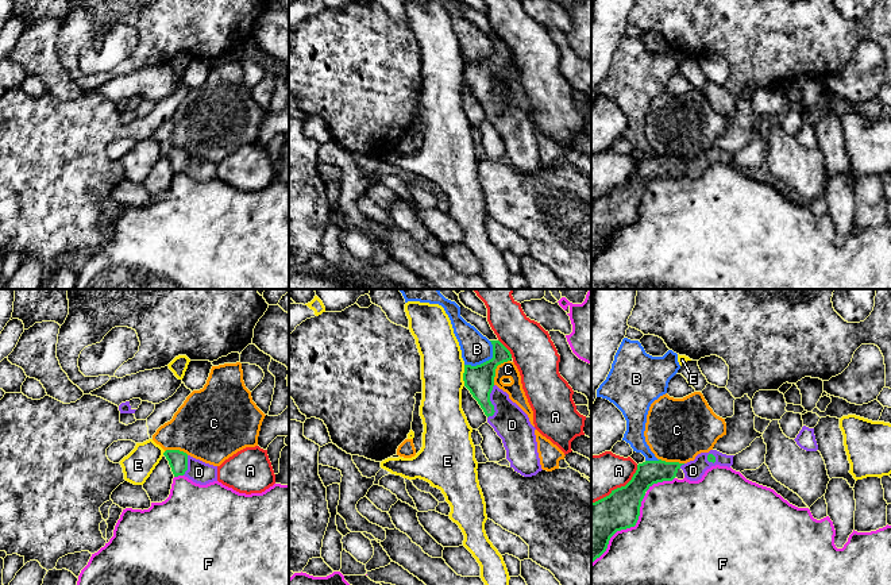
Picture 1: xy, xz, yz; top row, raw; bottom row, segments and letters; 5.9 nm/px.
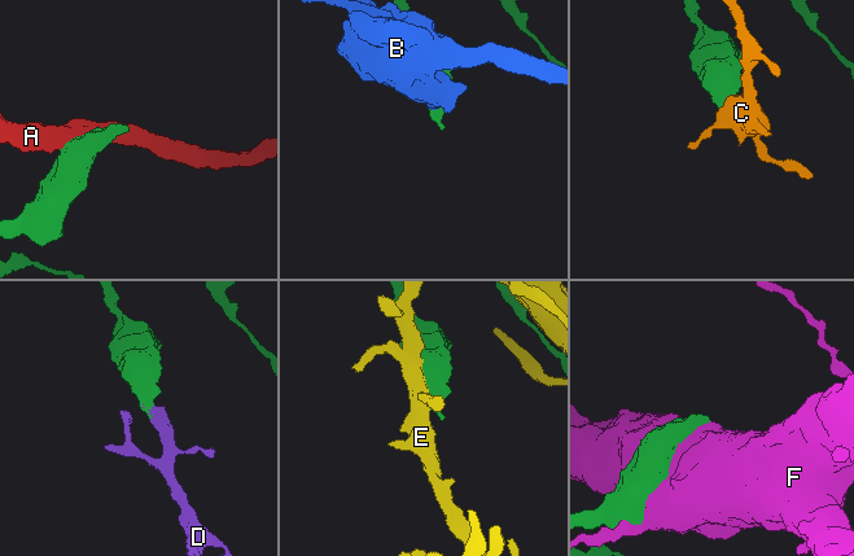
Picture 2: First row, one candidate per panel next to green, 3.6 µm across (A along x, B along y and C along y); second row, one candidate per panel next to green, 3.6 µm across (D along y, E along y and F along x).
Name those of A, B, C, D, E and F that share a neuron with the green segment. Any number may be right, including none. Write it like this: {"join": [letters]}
{"join": ["D"]}

